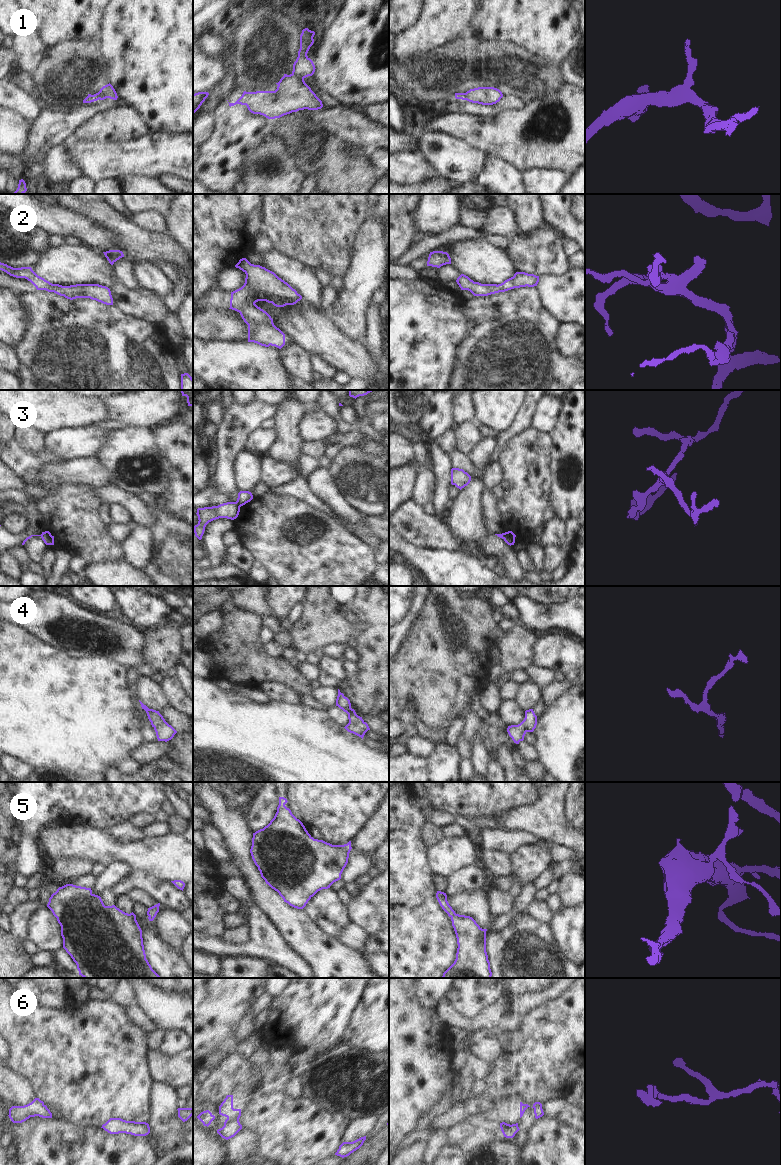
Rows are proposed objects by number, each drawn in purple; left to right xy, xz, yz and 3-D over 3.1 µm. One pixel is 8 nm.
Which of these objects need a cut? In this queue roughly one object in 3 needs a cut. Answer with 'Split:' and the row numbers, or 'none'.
Split: 1, 3

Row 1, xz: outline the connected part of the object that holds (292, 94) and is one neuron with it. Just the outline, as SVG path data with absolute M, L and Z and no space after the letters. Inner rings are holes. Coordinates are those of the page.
M284 74L275 91L244 91L242 96L229 106L246 105L253 114L260 114L268 119L280 118L299 110L318 110L322 101L305 83L304 78L294 74Z

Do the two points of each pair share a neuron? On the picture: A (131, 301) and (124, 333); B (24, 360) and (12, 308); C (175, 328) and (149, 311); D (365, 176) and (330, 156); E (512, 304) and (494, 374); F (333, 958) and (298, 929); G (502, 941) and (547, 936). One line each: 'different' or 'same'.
A: different
B: different
C: different
D: same
E: same
F: same
G: same

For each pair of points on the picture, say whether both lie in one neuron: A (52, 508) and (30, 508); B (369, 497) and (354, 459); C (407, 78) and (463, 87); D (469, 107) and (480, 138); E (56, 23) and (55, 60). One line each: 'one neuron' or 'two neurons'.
A: two neurons
B: one neuron
C: one neuron
D: two neurons
E: two neurons

